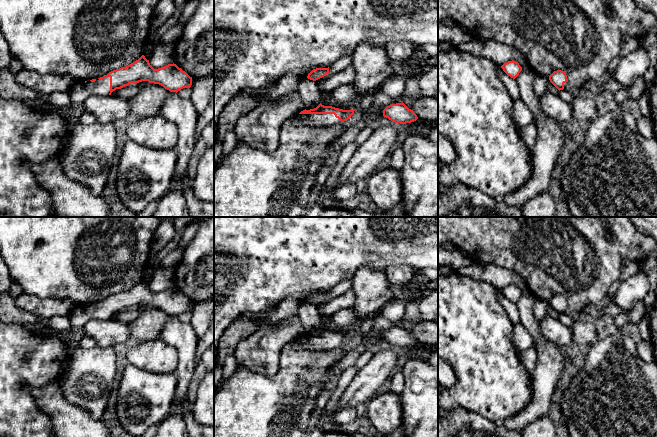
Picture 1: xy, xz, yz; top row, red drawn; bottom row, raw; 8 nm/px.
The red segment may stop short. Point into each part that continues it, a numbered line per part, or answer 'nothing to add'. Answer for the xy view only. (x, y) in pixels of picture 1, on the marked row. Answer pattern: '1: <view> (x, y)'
1: xy (80, 91)

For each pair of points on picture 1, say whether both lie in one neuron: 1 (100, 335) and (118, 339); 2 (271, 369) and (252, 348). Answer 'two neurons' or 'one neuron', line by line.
1: one neuron
2: one neuron

